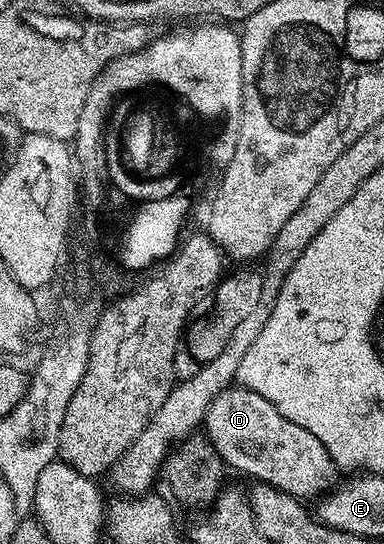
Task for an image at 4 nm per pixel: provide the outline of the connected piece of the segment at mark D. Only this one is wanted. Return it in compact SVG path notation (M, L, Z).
M239 385L220 391L208 406L204 429L225 468L233 467L249 475L249 480L269 483L301 501L308 500L310 495L319 497L337 486L338 468L322 441L302 429L302 425L294 425L294 421L282 417L272 400L265 399L259 391Z

